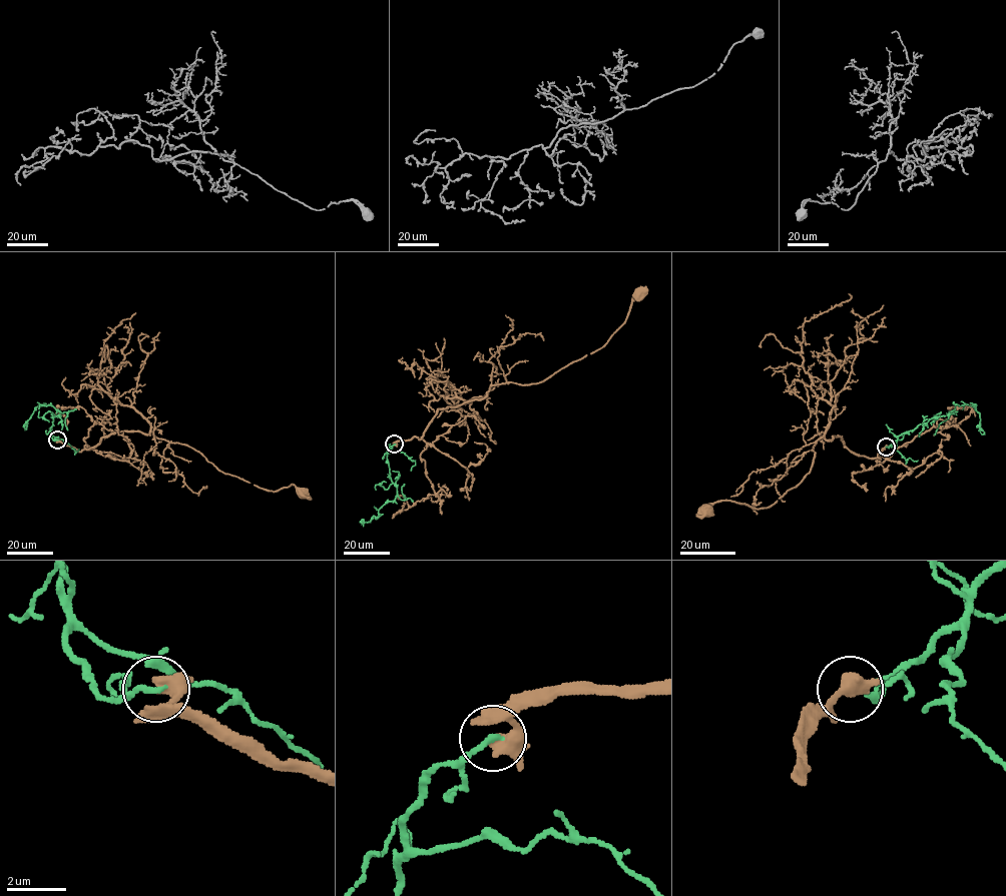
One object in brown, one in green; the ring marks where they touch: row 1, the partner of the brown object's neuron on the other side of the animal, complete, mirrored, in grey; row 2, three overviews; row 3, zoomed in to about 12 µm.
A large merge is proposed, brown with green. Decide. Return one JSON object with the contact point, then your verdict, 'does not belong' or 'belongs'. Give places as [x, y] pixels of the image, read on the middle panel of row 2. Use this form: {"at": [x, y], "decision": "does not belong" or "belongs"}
{"at": [394, 443], "decision": "does not belong"}

